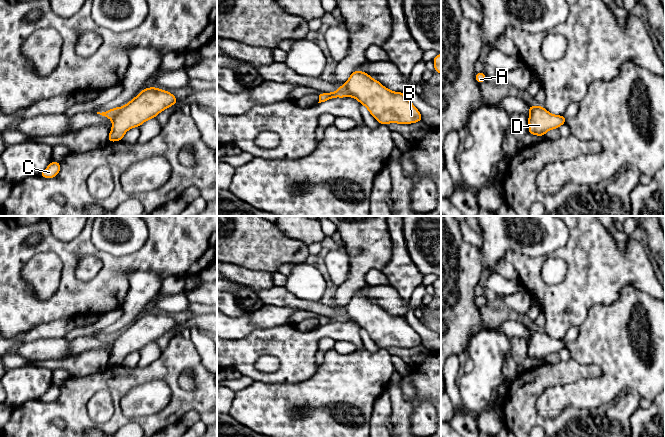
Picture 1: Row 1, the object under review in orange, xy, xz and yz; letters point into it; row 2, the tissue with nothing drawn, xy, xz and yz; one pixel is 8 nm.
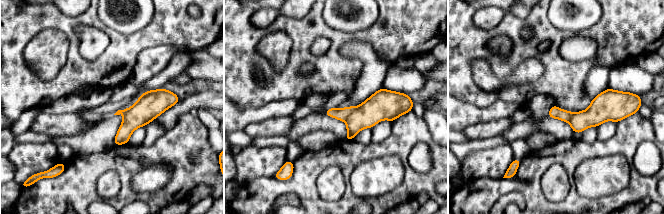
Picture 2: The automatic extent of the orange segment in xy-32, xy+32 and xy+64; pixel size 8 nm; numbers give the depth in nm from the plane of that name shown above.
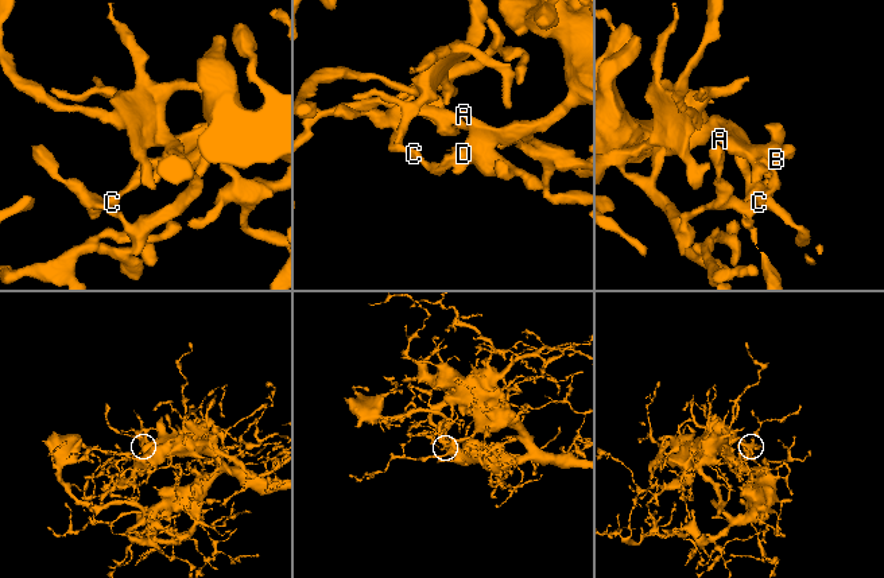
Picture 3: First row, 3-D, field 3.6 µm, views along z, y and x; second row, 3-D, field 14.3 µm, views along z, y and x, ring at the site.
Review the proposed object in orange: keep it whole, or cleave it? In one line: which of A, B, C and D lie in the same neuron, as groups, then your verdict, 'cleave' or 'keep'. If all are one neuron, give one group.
A B C D | keep

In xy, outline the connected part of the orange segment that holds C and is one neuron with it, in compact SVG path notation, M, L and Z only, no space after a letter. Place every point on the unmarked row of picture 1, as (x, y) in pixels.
M52 384L52 386L48 389L48 391L42 395L39 400L47 402L47 403L51 403L56 401L61 393L61 387L58 387L54 384Z

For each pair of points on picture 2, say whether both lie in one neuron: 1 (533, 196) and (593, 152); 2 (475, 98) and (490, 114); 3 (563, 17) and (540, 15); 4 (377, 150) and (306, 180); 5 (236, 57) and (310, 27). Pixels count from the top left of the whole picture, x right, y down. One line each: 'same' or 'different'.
1: same
2: different
3: different
4: same
5: same

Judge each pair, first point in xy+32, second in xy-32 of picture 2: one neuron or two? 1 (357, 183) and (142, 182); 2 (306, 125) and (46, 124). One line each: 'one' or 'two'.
1: one
2: one

